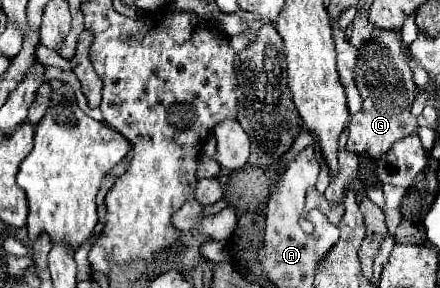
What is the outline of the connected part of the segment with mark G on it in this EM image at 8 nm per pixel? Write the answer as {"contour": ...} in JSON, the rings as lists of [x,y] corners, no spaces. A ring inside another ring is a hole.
{"contour":[[[376,31],[374,41],[366,41],[360,49],[354,75],[364,105],[358,115],[350,117],[348,151],[366,155],[370,159],[380,159],[398,139],[416,133],[418,121],[410,113],[416,97],[416,85],[404,55],[408,55],[408,47],[402,45],[402,39],[396,31]]]}

